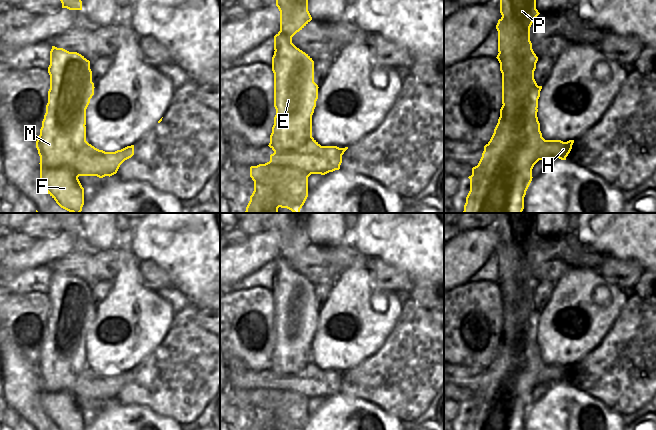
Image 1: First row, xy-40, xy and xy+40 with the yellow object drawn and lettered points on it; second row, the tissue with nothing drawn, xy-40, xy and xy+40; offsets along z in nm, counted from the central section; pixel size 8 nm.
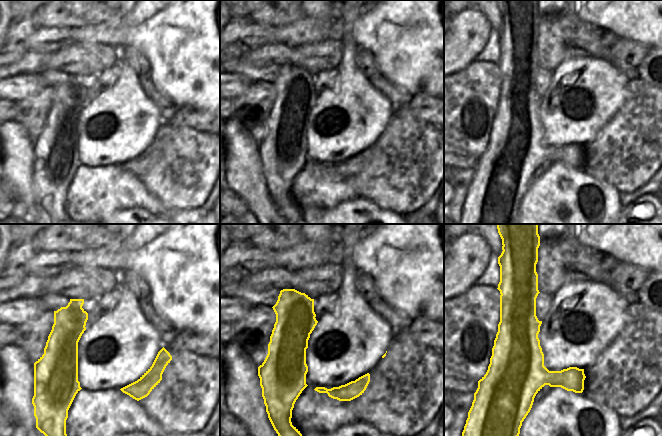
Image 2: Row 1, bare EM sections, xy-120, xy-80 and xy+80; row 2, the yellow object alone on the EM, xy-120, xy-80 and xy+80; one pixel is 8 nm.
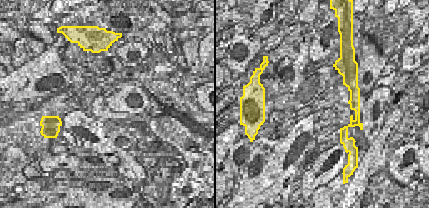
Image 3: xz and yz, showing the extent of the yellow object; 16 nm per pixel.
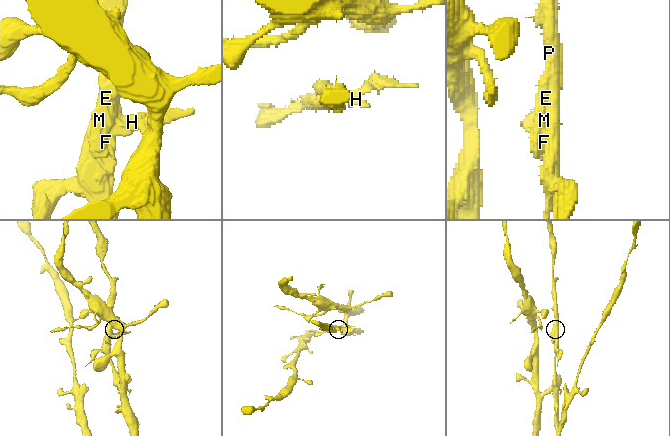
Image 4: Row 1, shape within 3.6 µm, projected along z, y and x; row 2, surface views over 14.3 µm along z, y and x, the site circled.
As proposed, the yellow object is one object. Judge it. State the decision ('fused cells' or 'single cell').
fused cells

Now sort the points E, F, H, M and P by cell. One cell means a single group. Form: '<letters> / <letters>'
E M / F H P

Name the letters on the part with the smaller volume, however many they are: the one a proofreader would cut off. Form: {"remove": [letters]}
{"remove": ["E", "M"]}

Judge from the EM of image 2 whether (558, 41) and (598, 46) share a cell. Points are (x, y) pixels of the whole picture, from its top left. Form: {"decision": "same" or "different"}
{"decision": "same"}

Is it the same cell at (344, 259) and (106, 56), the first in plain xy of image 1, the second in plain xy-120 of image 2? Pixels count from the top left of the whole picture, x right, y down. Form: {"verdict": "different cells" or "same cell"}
{"verdict": "same cell"}

